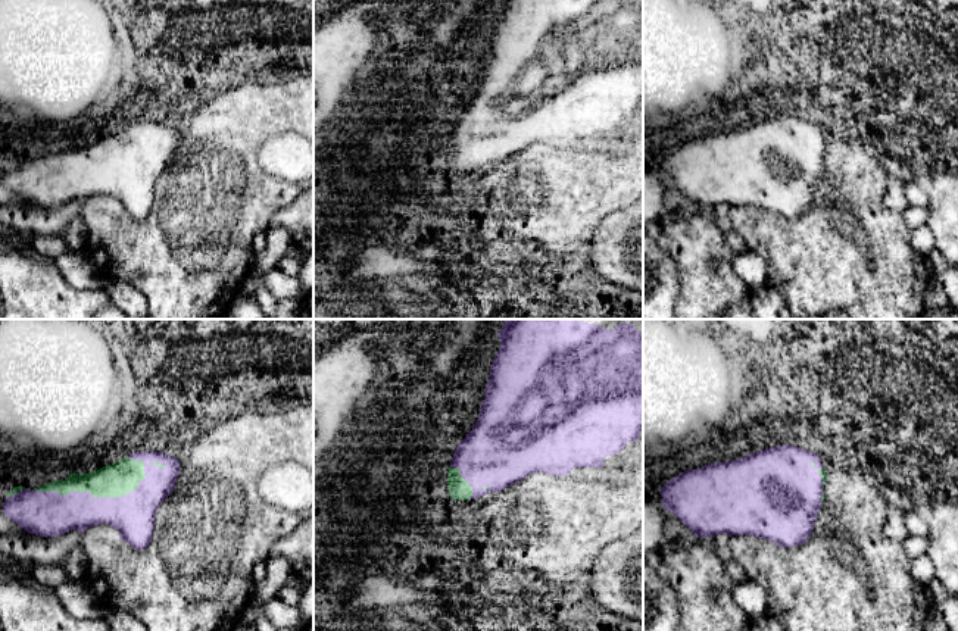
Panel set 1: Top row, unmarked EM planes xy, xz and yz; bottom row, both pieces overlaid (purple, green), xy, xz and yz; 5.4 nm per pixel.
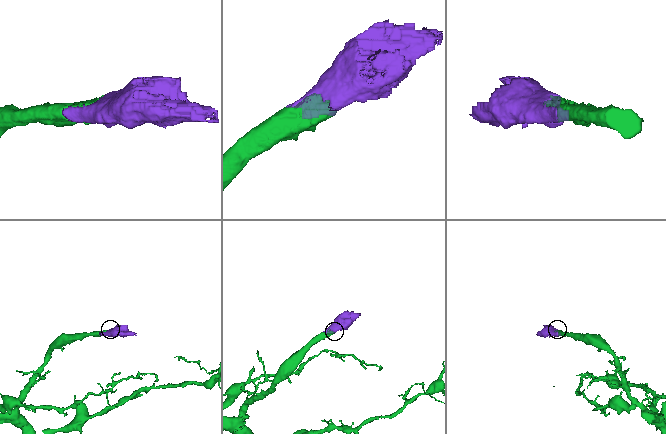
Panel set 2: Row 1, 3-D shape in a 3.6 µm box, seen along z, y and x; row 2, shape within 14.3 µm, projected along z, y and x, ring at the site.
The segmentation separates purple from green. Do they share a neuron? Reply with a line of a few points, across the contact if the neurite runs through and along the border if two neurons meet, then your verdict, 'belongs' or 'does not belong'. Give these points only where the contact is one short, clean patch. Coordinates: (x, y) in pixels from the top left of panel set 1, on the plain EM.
belongs

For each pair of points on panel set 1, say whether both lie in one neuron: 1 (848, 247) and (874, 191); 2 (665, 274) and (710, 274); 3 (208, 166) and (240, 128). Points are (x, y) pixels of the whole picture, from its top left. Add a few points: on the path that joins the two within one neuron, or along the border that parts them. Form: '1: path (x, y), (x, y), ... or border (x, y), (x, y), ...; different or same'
1: path (864, 241), (873, 233), (874, 208); same
2: border (658, 244), (674, 262), (679, 278); different
3: path (217, 158), (218, 150), (231, 137); same

